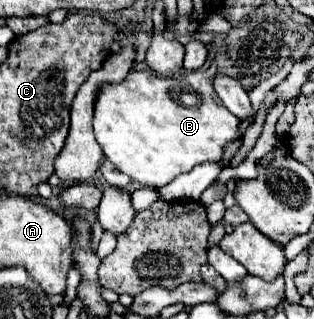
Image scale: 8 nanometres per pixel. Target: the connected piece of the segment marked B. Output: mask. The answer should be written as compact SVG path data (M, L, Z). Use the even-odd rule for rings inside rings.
M214 67L190 71L182 77L158 77L148 71L132 71L122 83L102 85L94 107L94 135L106 159L110 159L118 171L132 177L132 181L154 189L164 187L182 173L188 173L194 165L220 161L226 145L240 139L240 119L234 117L222 101L218 101L212 87L214 75Z

